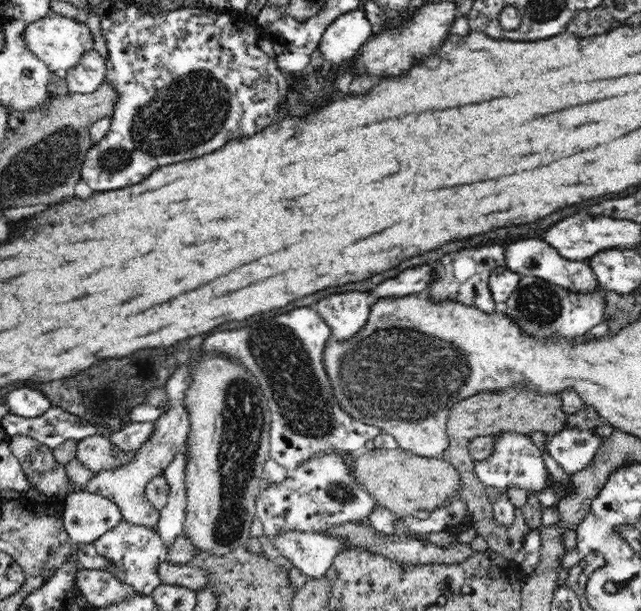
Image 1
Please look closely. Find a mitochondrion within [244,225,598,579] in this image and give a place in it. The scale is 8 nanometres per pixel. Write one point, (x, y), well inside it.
(400, 376)

